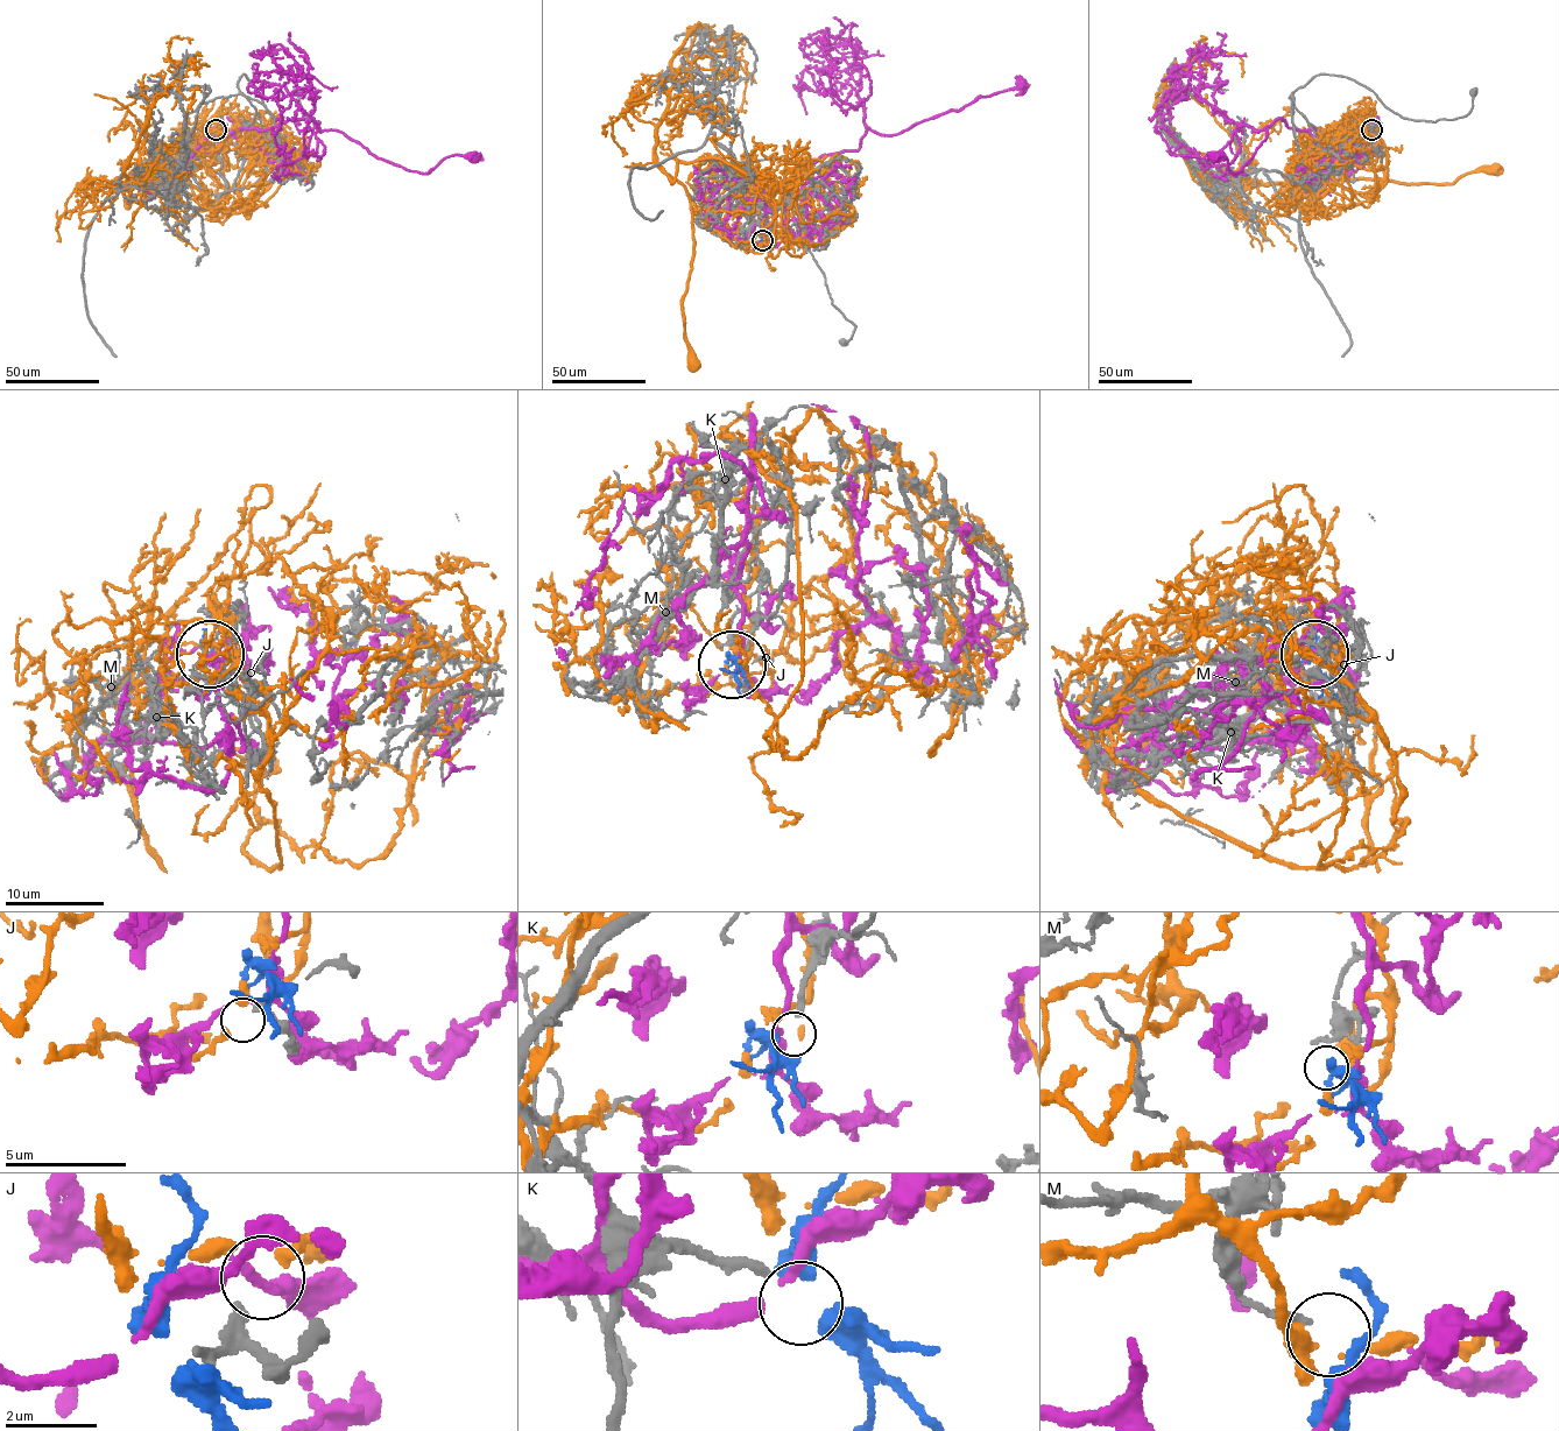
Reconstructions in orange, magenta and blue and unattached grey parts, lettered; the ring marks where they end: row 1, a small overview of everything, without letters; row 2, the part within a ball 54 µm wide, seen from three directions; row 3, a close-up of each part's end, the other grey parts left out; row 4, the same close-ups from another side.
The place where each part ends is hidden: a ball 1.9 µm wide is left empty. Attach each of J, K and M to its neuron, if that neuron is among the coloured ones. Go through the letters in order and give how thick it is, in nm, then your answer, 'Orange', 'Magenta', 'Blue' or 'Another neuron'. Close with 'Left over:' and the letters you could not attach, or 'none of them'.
J: Thickness 190 nm. Orange
K: Thickness 240 nm. Blue
M: Thickness 170 nm. Another neuron
Left over: M

